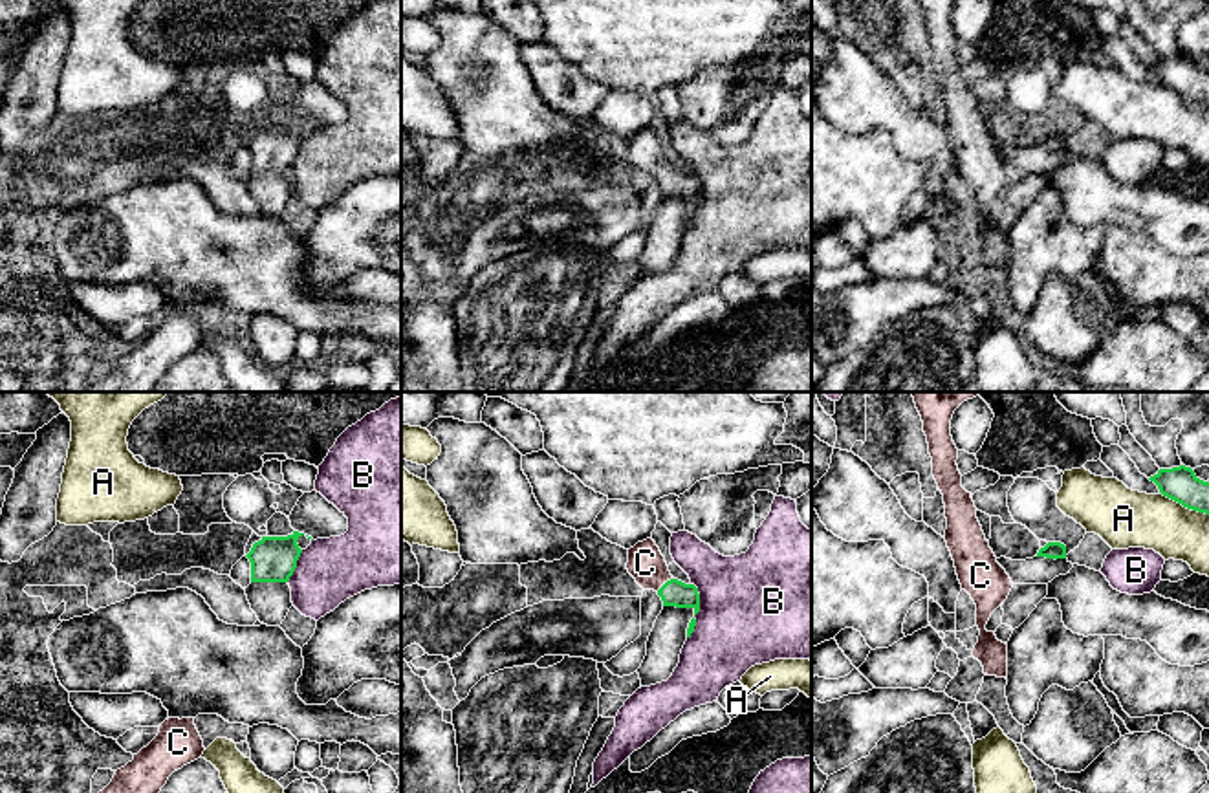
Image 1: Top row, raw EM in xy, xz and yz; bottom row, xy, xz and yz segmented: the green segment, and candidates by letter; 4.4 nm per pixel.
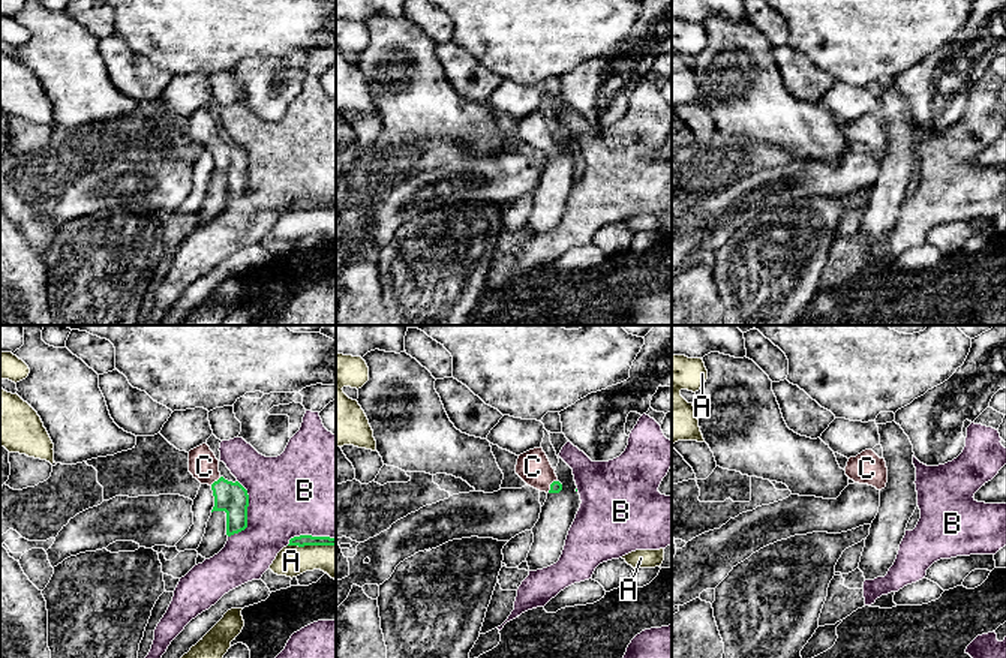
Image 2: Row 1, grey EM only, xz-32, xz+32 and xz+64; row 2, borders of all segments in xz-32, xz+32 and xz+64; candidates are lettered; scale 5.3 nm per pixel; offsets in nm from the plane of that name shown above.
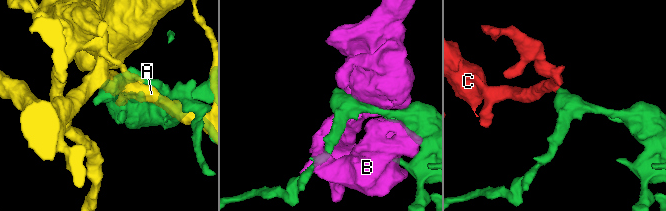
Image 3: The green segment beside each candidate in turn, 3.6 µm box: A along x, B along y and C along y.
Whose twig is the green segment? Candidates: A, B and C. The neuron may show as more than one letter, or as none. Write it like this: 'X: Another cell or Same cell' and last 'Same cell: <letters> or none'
A: Another cell
B: Another cell
C: Same cell
Same cell: C

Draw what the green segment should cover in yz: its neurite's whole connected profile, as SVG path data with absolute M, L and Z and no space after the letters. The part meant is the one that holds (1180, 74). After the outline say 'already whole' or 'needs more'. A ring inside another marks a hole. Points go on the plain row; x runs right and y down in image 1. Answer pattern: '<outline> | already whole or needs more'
M1191 57L1160 59L1149 70L1158 75L1163 86L1209 104L1209 71L1200 70Z | already whole

